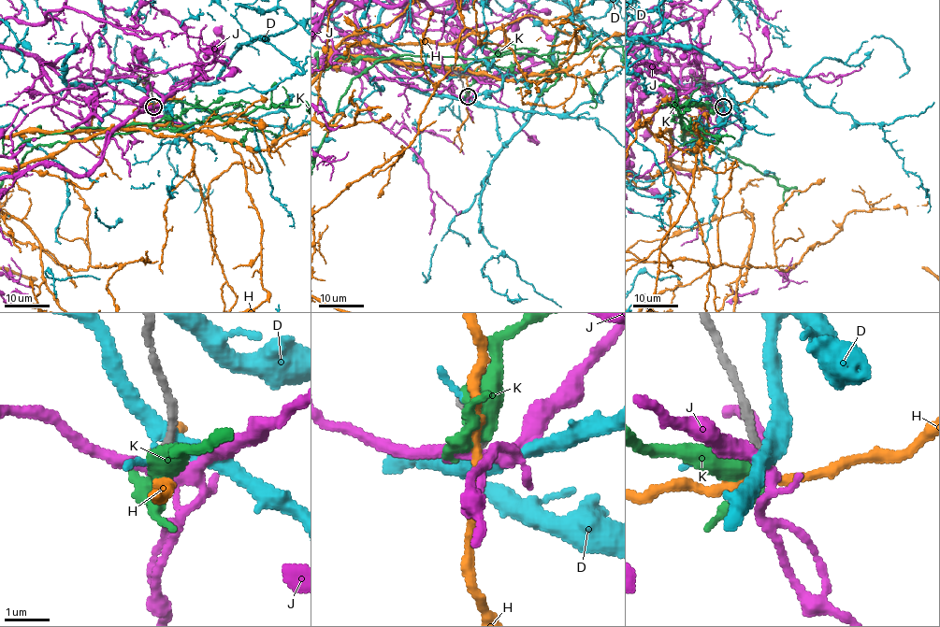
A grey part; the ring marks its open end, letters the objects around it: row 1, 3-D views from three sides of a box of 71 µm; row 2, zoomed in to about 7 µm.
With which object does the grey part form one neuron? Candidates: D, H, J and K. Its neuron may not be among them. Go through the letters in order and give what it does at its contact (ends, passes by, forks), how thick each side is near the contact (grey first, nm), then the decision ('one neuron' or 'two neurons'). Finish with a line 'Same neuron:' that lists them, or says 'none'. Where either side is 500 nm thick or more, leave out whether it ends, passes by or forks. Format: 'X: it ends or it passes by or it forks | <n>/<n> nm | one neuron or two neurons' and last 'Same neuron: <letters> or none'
D: it forks | 200/260 nm | two neurons
H: it passes by | 170/200 nm | two neurons
J: it forks | 170/240 nm | two neurons
K: it passes by | 190/460 nm | two neurons
Same neuron: none

